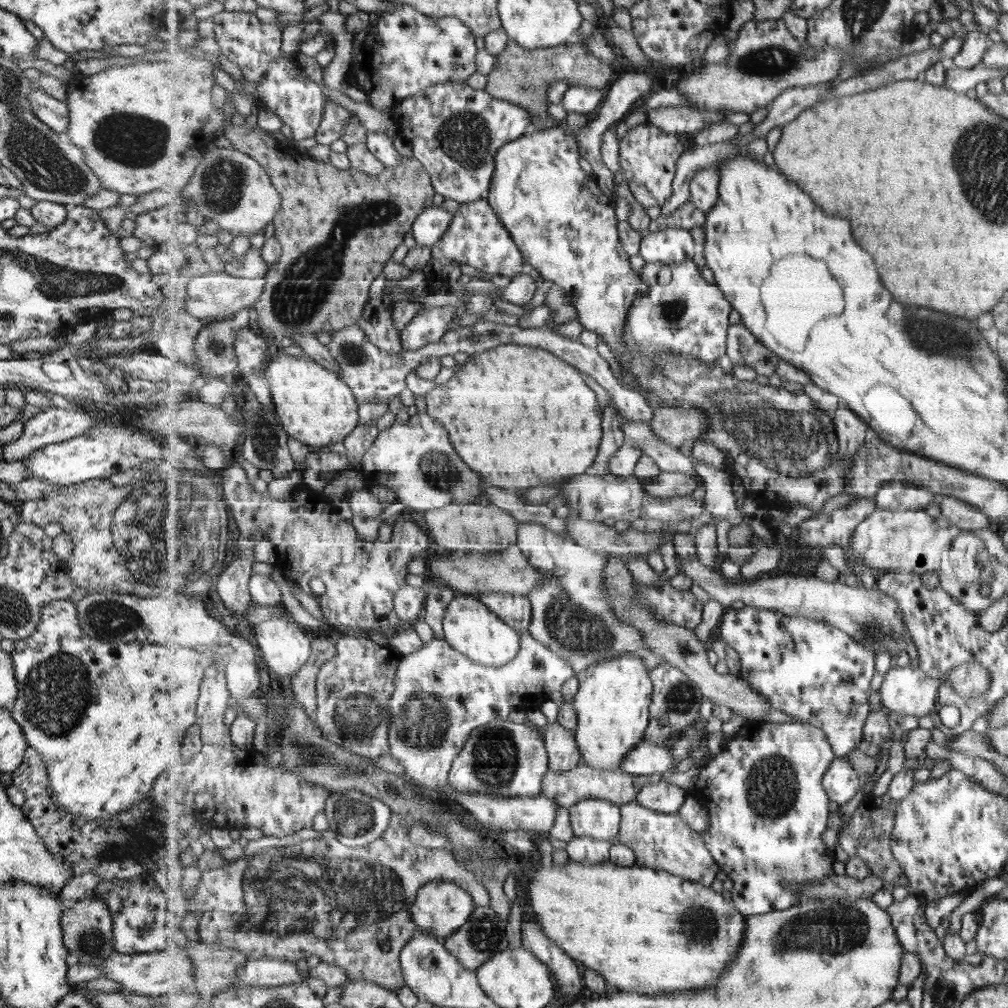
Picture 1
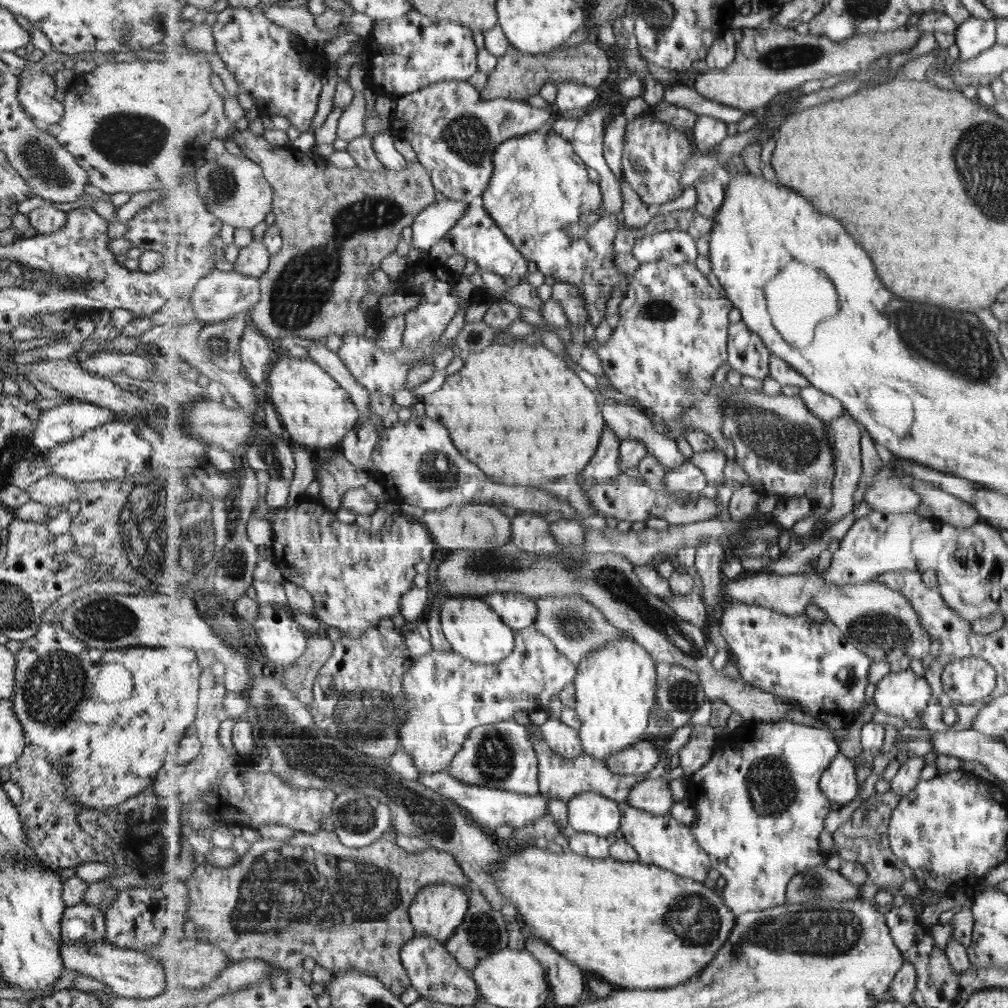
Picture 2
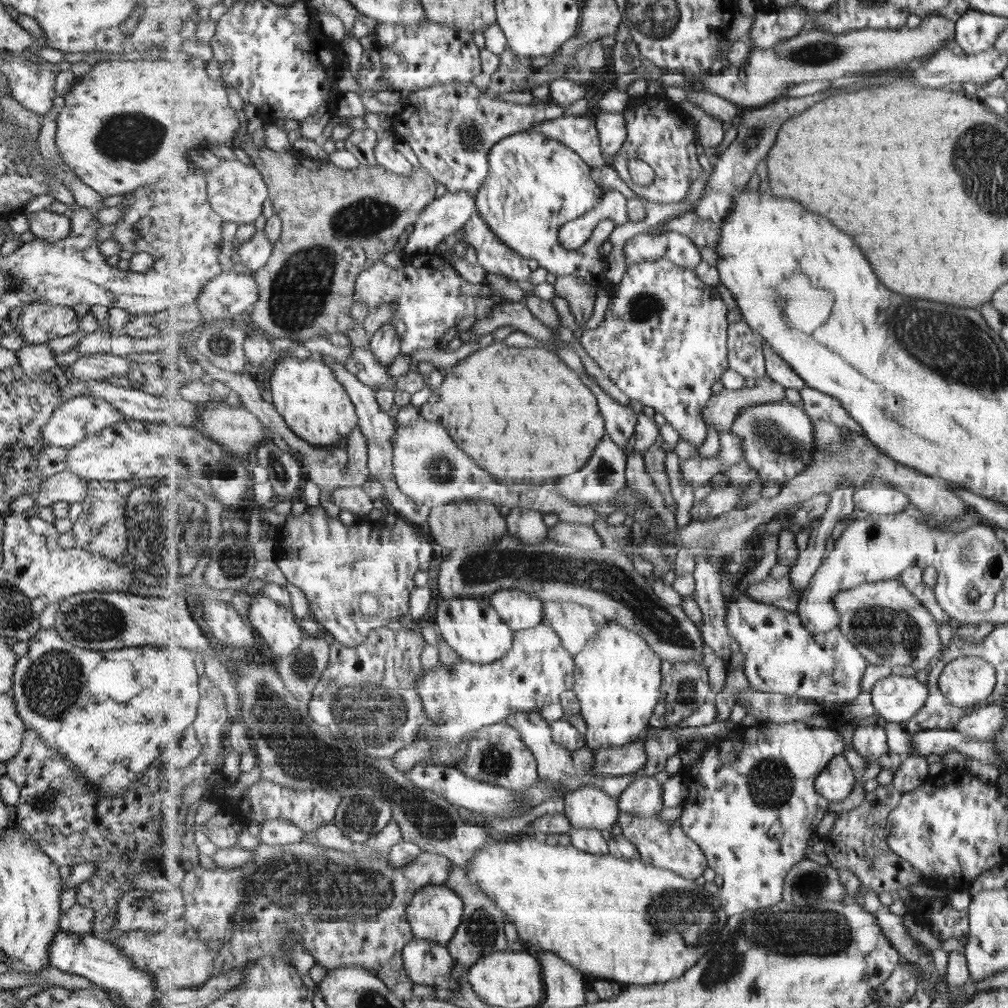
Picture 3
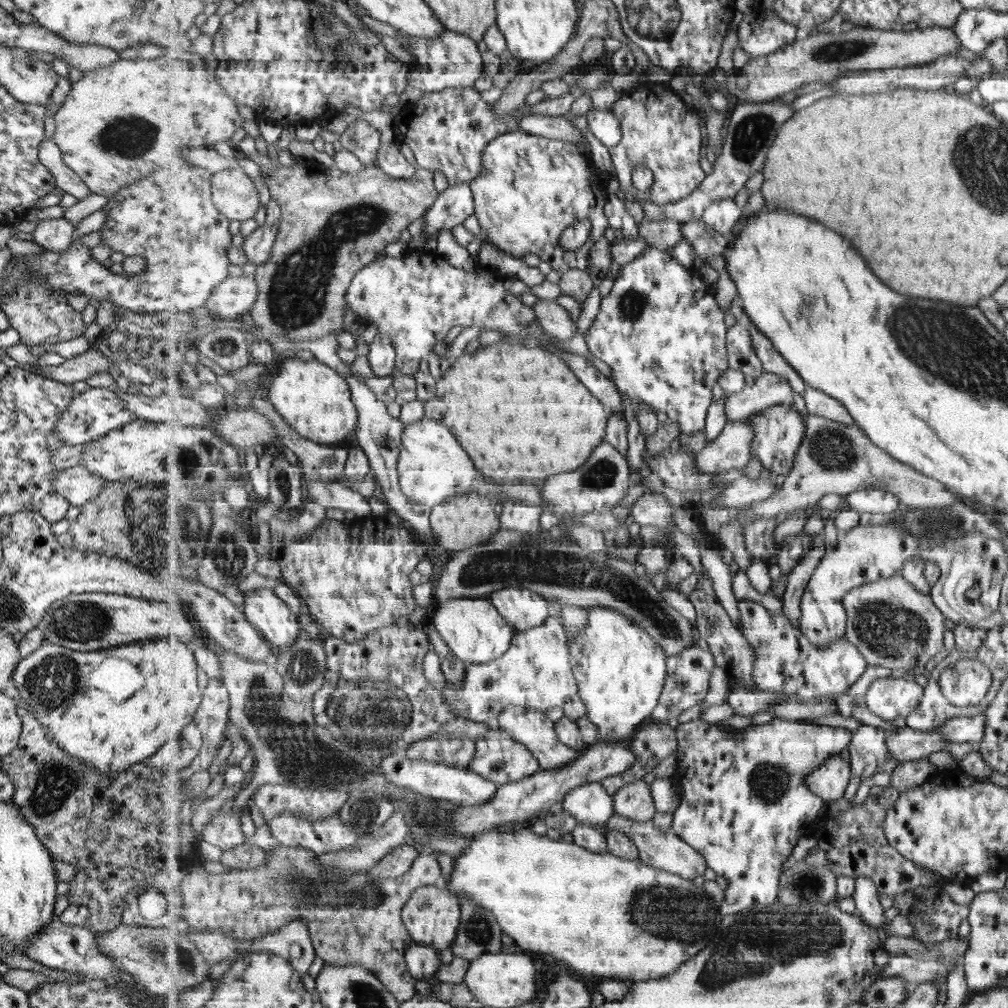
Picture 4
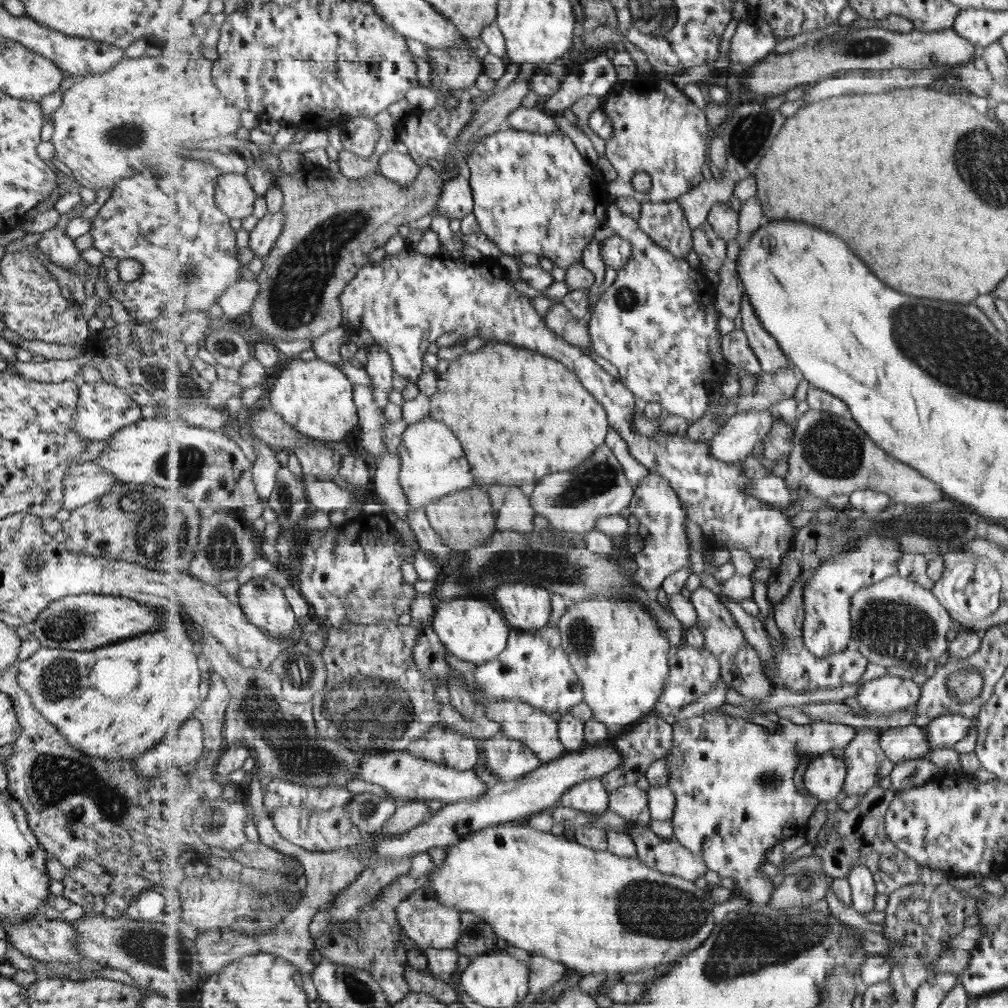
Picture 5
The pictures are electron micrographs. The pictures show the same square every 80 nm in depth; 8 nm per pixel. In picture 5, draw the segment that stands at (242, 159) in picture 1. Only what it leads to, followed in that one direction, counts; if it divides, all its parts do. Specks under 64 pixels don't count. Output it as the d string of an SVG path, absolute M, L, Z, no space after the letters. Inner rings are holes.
M225 173L219 177L215 198L229 218L240 220L253 214L257 194L244 174Z

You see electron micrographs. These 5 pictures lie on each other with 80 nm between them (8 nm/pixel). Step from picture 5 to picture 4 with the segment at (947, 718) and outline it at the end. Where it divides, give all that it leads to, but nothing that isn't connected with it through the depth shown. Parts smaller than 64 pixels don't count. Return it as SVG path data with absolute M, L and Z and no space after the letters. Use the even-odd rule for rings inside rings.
M984 711L972 715L961 715L945 721L938 731L946 736L948 742L969 742L978 745L985 736L986 716Z

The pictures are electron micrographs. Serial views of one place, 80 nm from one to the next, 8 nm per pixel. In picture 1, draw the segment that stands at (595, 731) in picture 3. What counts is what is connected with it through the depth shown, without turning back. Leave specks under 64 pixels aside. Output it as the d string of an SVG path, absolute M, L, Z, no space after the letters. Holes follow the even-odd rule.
M623 653L620 657L613 657L593 663L578 675L579 692L574 696L574 707L578 714L578 727L574 730L578 740L582 758L588 765L596 769L619 769L624 758L646 738L646 730L650 725L650 706L654 694L651 670L643 657L636 654Z

